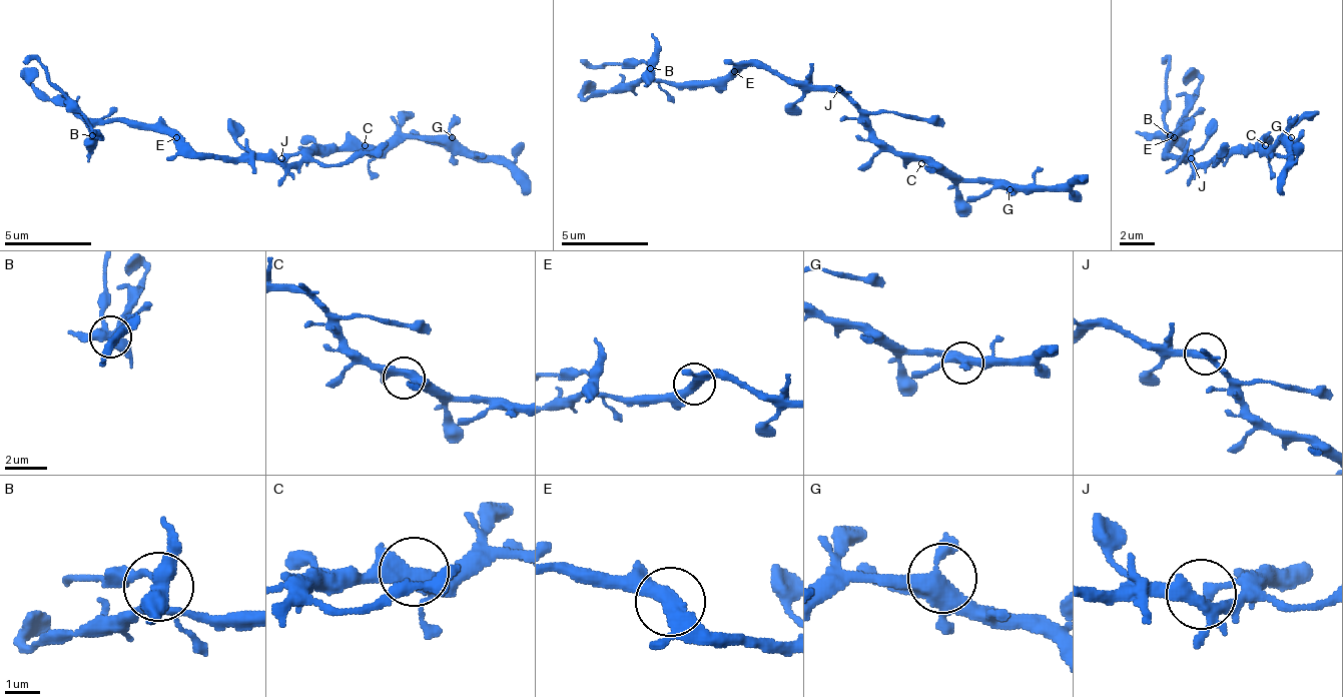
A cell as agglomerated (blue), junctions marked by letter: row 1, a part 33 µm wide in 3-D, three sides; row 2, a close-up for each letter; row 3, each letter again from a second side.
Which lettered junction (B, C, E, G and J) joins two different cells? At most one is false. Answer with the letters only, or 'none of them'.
B

